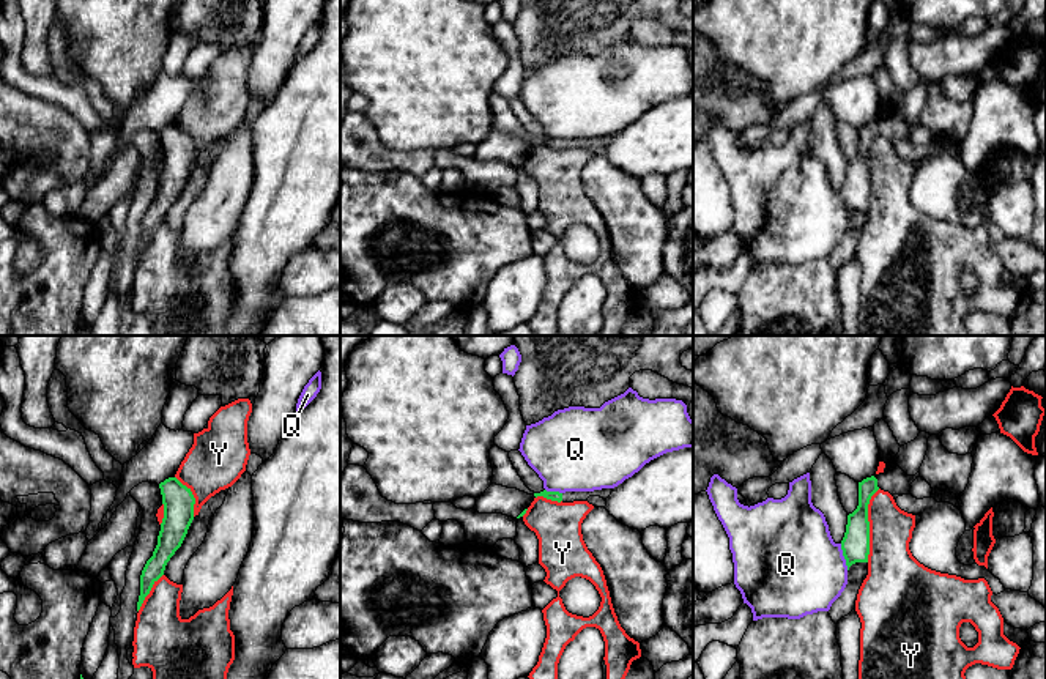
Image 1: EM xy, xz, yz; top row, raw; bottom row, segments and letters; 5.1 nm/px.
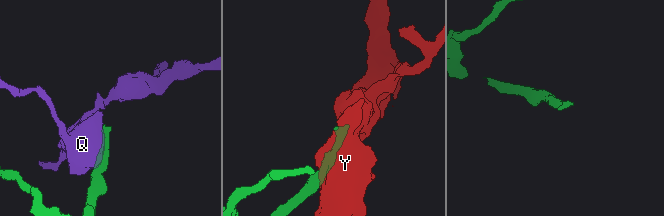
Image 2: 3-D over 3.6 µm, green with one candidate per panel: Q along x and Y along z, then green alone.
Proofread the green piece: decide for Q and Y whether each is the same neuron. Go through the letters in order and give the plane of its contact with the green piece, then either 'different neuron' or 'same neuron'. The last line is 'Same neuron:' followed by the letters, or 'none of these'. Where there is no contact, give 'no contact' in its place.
Q: meets green in yz; different neuron
Y: meets green in yz; different neuron
Same neuron: none of these

